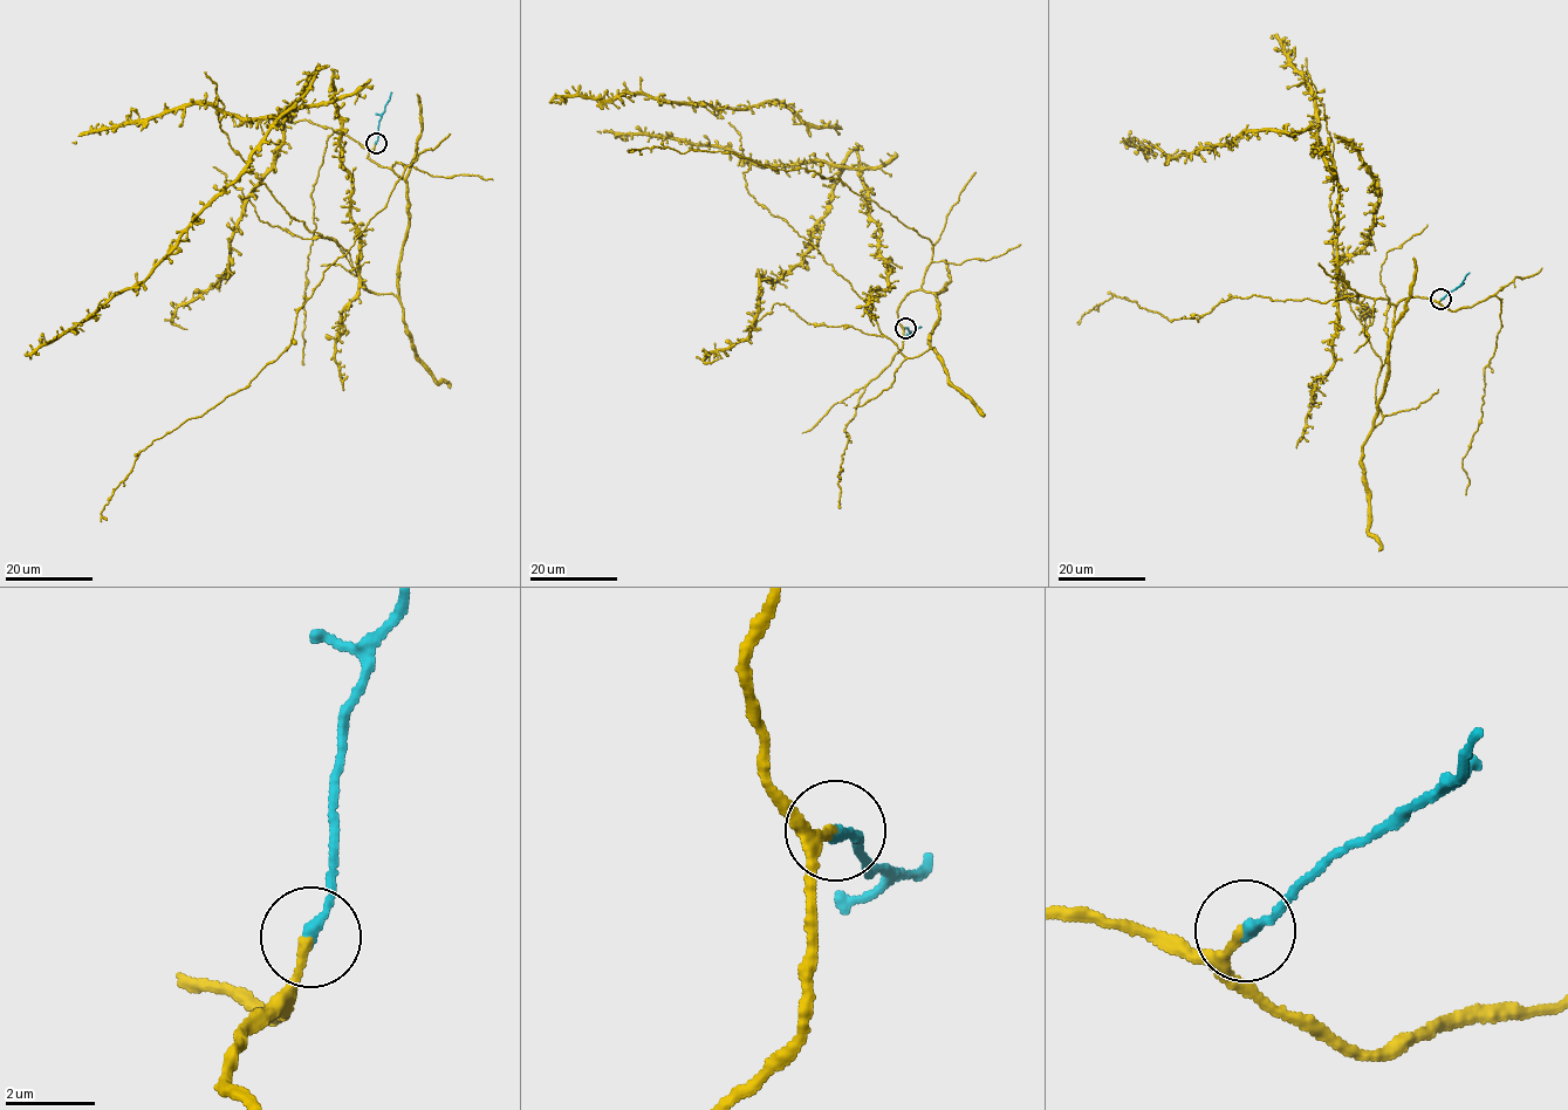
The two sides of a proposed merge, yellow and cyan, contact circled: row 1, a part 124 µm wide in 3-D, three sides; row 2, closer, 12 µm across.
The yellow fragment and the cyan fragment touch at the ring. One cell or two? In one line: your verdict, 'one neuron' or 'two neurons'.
one neuron

